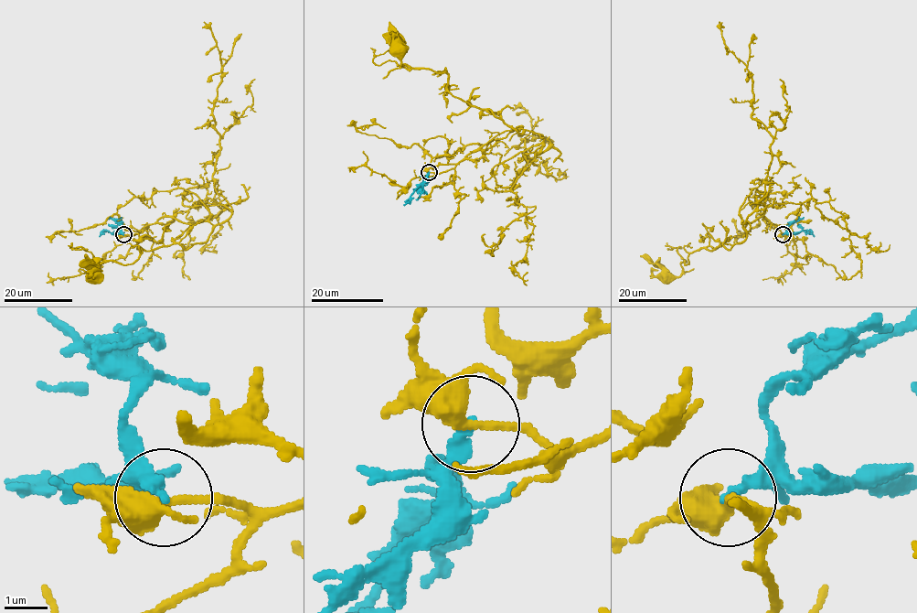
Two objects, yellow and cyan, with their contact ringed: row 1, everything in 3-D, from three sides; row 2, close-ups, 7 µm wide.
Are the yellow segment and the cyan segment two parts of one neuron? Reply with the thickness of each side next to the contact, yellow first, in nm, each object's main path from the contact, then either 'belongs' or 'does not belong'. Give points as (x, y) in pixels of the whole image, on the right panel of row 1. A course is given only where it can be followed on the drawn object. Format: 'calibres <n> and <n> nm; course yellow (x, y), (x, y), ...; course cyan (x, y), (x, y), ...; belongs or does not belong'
calibres 400 and 300 nm; course yellow (783, 234), (765, 217), (742, 220), (742, 242), (700, 248), (680, 274), (664, 277); course cyan (783, 234), (809, 231), (814, 236); does not belong

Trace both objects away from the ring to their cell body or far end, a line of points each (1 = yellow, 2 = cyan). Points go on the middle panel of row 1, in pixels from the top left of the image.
1: (429, 172), (453, 169), (497, 134), (523, 129), (455, 98), (446, 73), (401, 66), (400, 46)
2: (429, 172), (427, 178), (403, 205)

